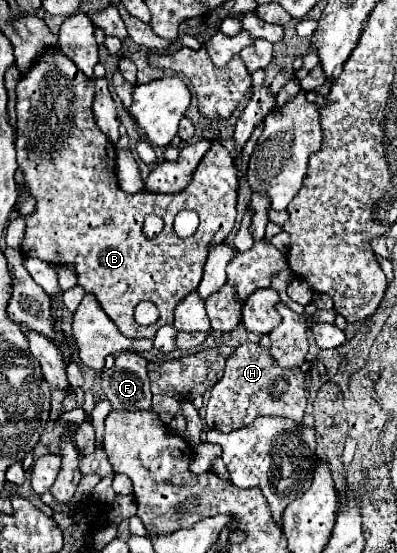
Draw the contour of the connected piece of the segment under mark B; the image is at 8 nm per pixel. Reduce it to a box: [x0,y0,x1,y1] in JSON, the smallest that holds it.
[16,47,238,339]

